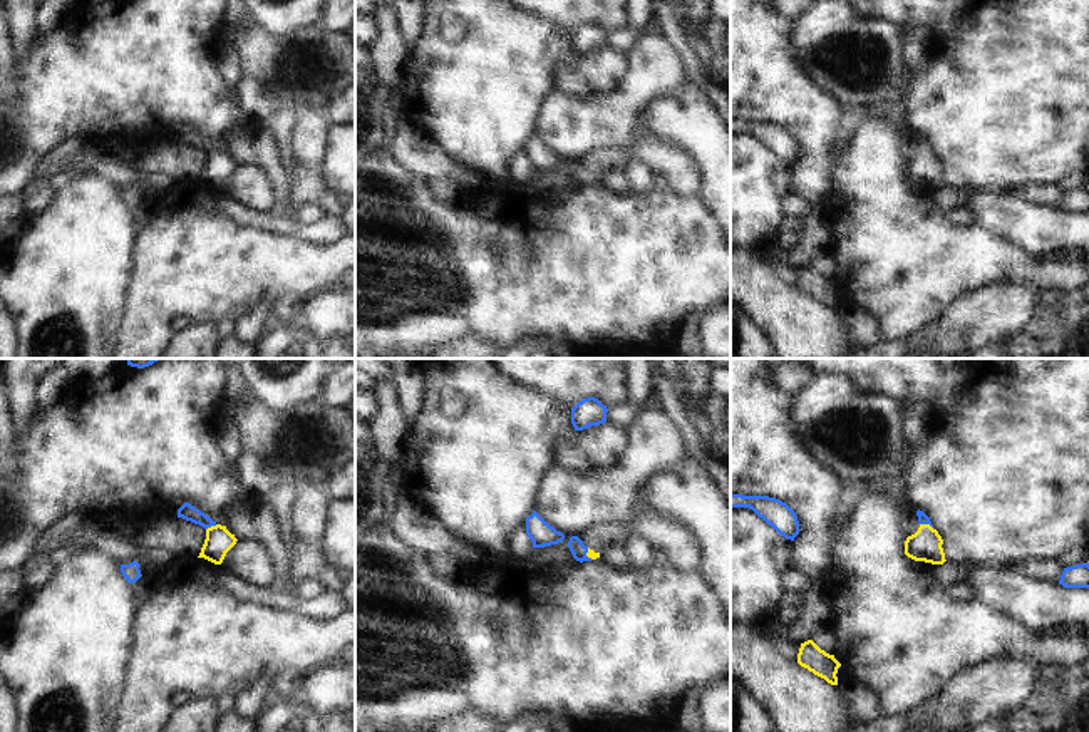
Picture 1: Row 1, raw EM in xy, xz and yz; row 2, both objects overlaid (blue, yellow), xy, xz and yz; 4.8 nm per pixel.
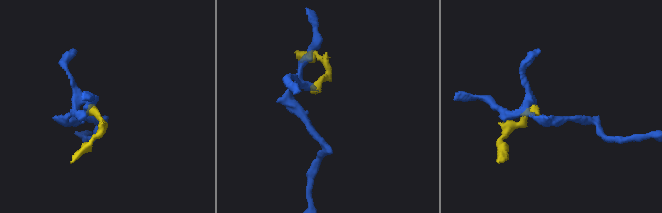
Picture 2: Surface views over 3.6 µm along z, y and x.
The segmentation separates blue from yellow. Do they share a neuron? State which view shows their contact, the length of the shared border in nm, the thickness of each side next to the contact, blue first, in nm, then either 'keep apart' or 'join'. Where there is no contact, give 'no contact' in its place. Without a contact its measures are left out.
xy | 60 nm | 80/130 nm | join

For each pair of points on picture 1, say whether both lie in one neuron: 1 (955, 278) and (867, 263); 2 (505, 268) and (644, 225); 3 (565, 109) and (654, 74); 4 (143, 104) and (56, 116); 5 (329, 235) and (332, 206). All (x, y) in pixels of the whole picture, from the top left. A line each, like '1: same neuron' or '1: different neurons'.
1: same neuron
2: same neuron
3: same neuron
4: same neuron
5: different neurons

